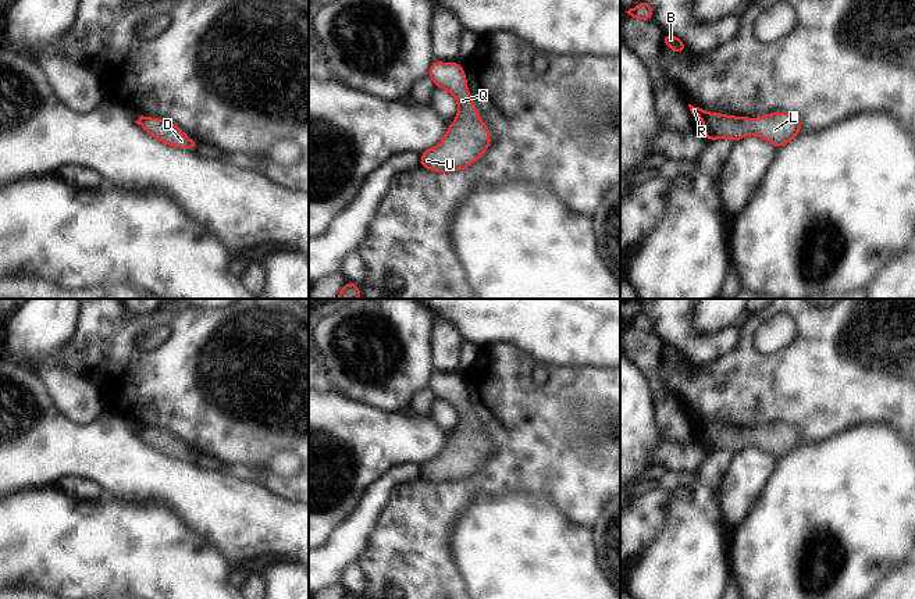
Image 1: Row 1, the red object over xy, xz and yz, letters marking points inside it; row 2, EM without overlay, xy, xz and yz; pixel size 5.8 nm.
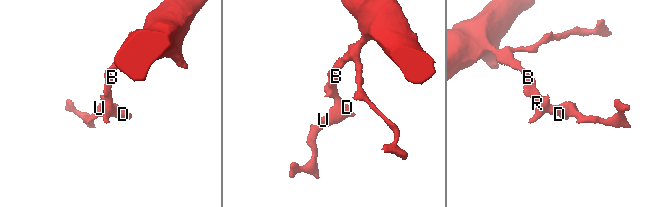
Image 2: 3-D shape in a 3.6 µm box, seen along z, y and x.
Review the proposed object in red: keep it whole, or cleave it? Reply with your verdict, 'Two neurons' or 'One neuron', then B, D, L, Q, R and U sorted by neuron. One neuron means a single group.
One neuron. Groups: B D L Q R U.

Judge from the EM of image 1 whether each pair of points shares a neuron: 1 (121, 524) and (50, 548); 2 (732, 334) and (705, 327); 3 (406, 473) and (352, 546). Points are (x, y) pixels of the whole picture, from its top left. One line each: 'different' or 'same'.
1: same
2: different
3: same

